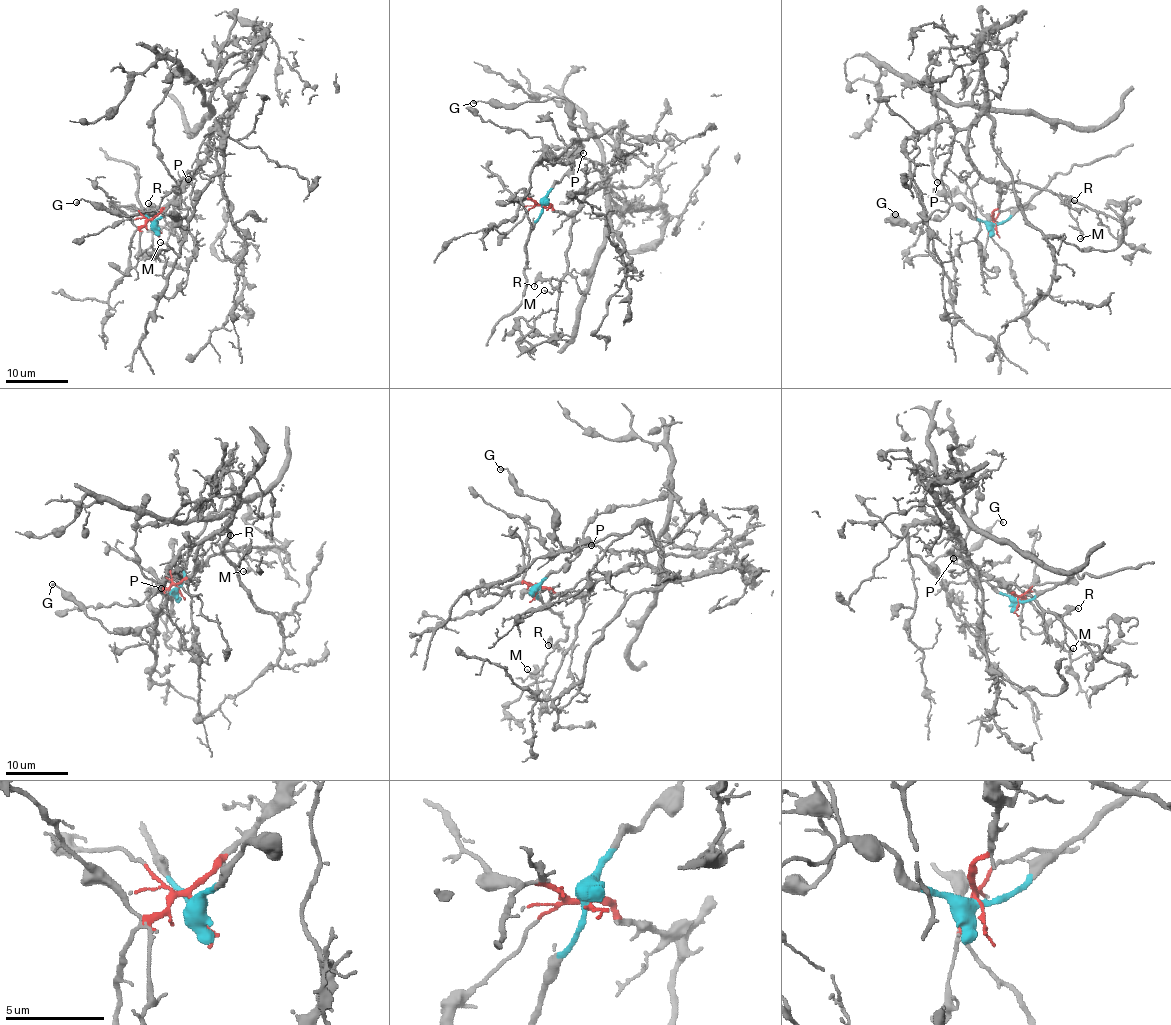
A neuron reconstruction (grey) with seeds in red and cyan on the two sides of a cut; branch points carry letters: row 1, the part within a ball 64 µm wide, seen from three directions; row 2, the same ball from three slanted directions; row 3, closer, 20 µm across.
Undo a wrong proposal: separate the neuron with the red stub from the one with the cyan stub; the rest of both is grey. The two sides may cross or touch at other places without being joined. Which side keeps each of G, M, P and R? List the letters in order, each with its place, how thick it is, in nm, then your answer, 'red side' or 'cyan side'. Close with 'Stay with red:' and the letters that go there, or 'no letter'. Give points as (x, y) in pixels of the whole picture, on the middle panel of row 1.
G: (473, 103) | 180 nm | cyan side
M: (544, 290) | 110 nm | red side
P: (583, 153) | 140 nm | cyan side
R: (534, 286) | 160 nm | red side
Stay with red: M, R

